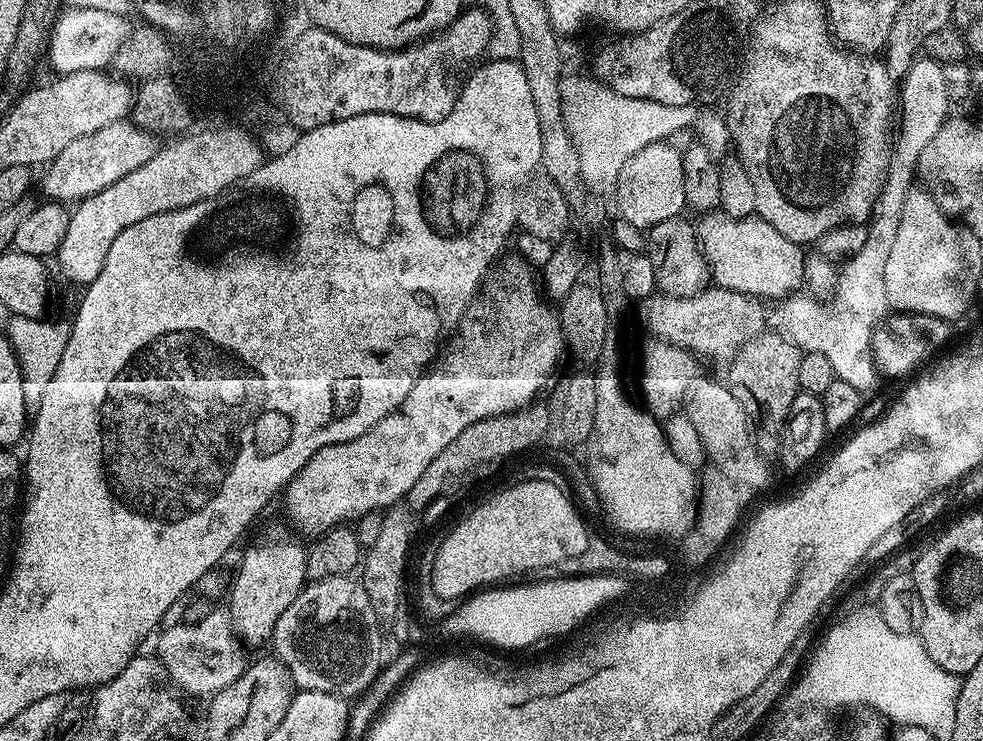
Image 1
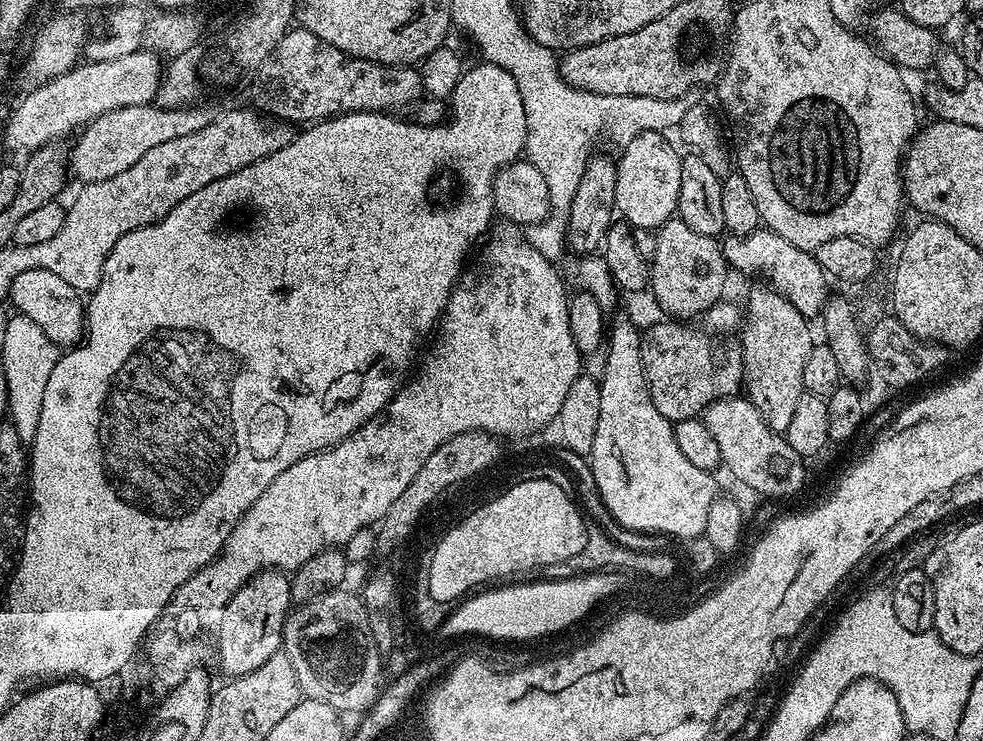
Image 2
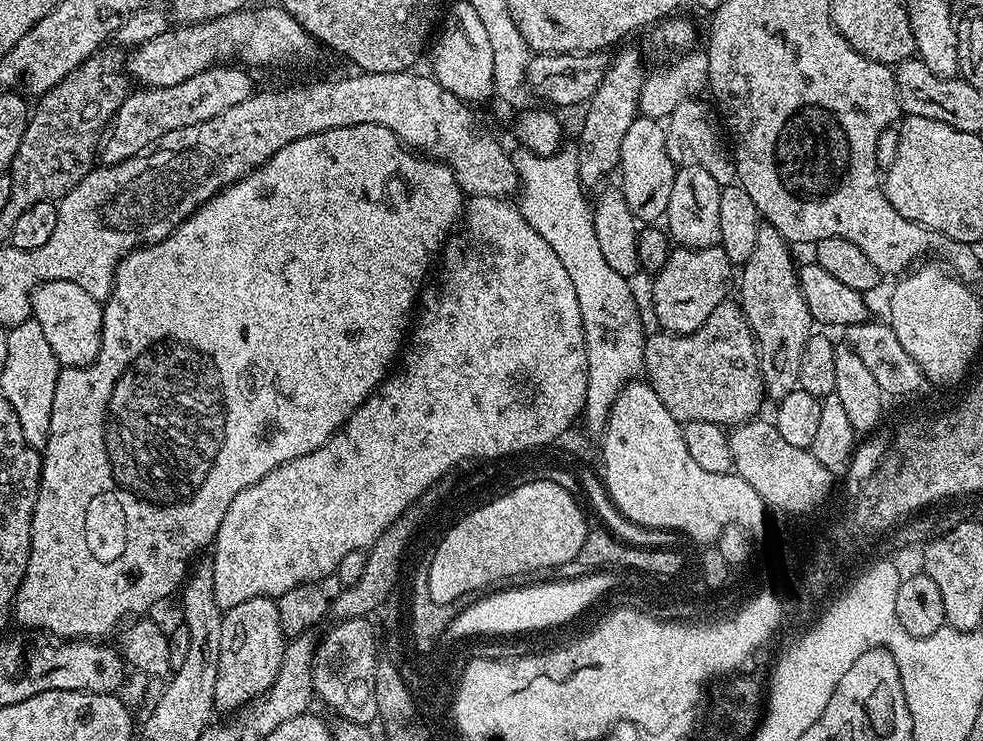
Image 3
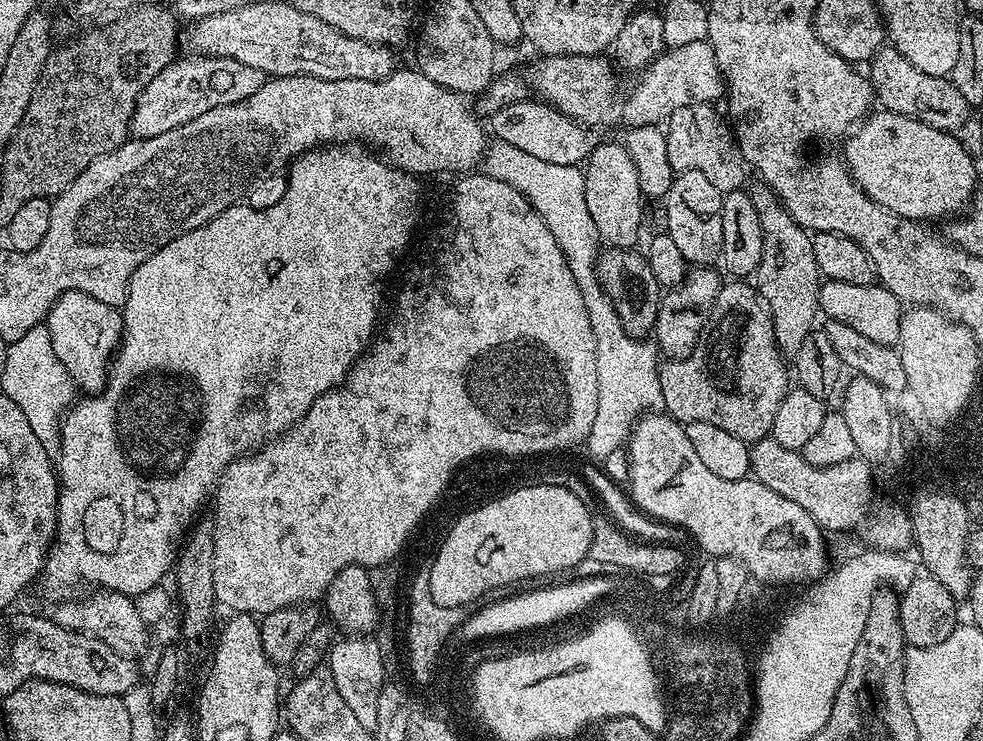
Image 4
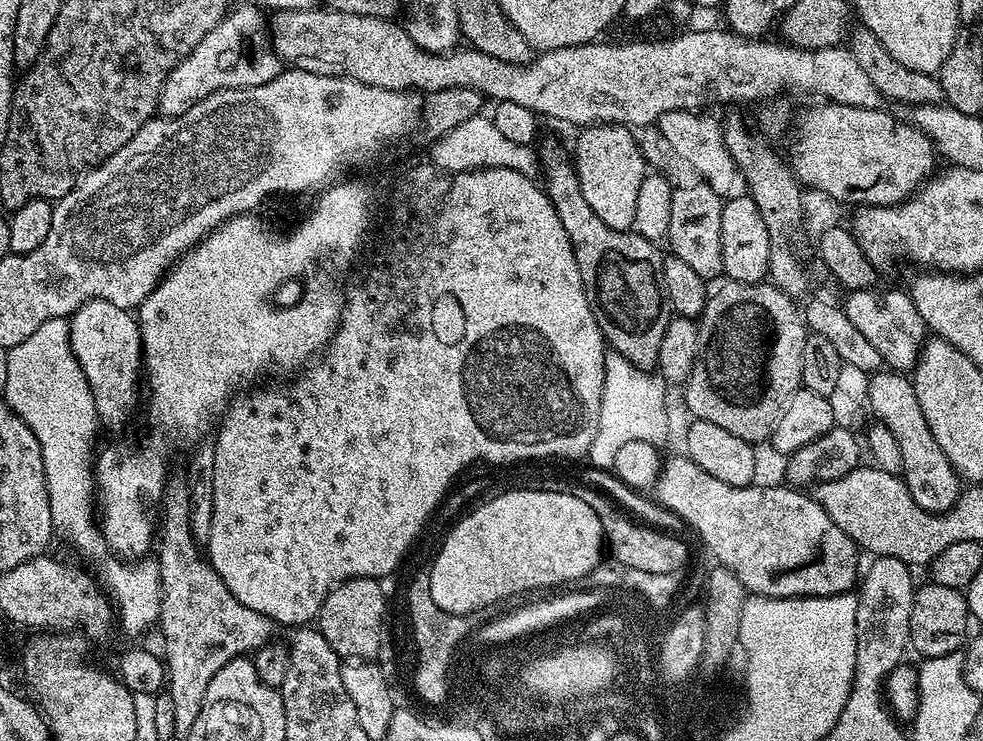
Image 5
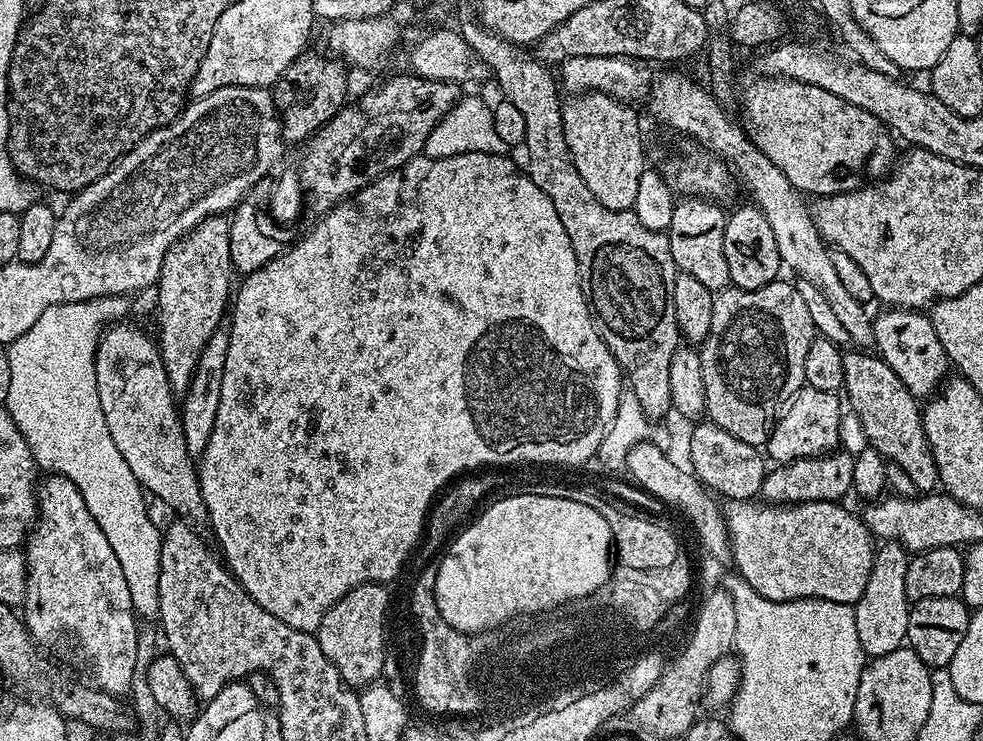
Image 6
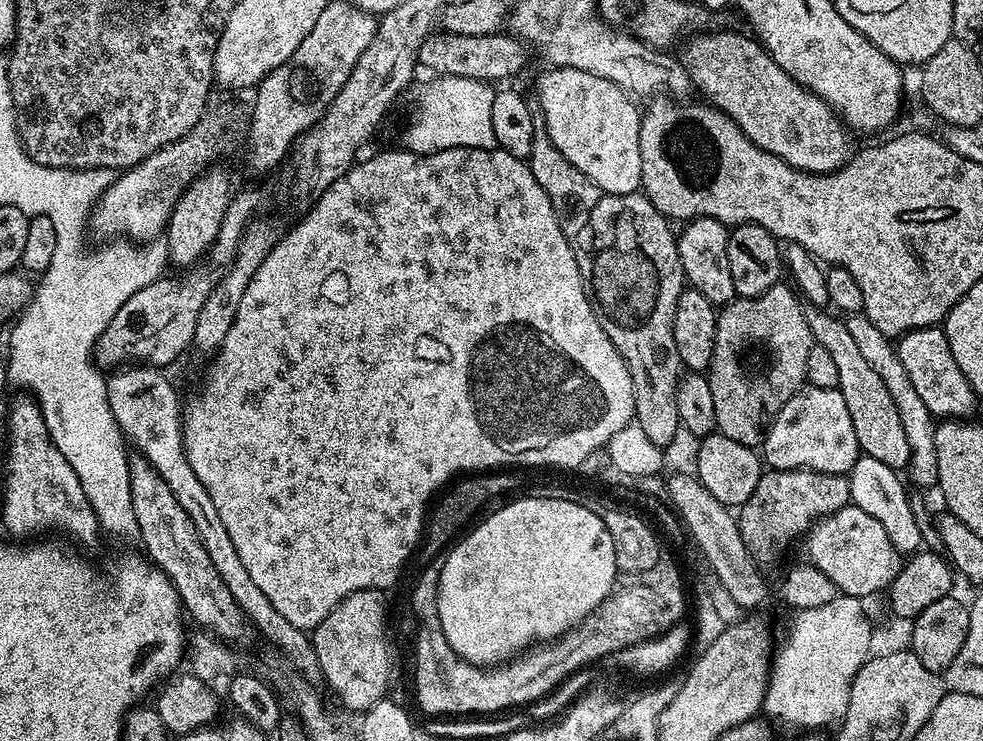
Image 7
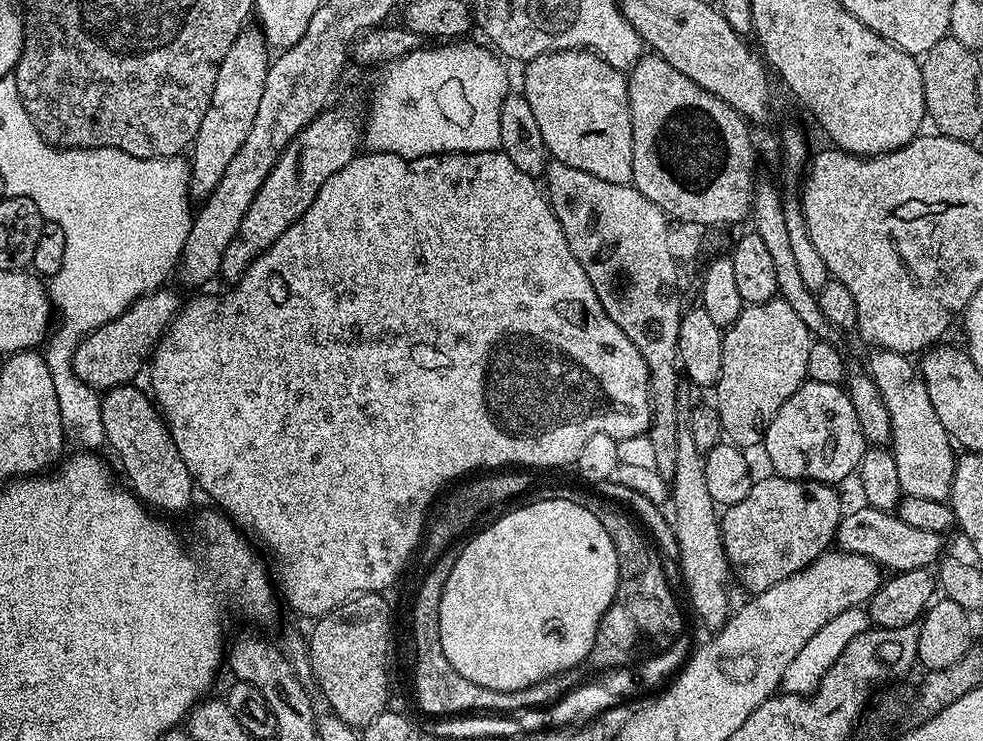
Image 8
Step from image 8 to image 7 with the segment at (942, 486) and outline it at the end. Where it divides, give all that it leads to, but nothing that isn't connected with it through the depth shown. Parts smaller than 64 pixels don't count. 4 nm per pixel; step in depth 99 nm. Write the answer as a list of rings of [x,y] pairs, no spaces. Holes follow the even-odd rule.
[[[863,314],[850,316],[844,320],[846,330],[854,337],[854,342],[858,346],[859,352],[866,357],[866,363],[878,373],[878,378],[882,378],[886,390],[890,390],[890,398],[894,398],[894,406],[898,406],[898,418],[902,418],[902,428],[906,430],[906,442],[910,442],[910,462],[906,469],[906,476],[909,481],[913,480],[915,487],[920,490],[927,490],[933,487],[938,478],[938,462],[936,461],[936,443],[934,434],[936,433],[937,421],[930,410],[926,410],[926,402],[922,402],[914,391],[914,386],[910,383],[910,378],[906,375],[906,366],[902,366],[902,360],[896,353],[896,345],[870,318]]]

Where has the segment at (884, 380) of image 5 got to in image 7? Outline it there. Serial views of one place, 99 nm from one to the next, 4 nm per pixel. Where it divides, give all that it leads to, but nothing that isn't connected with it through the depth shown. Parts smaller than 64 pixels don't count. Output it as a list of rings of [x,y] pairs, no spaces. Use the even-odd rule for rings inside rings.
[[[811,306],[805,307],[804,313],[806,314],[806,326],[810,326],[810,334],[814,343],[823,346],[836,363],[838,388],[842,398],[846,398],[846,410],[850,410],[850,422],[854,422],[854,434],[858,438],[861,453],[870,458],[878,458],[879,461],[894,469],[907,469],[910,462],[910,442],[906,442],[906,430],[902,428],[902,418],[898,418],[898,406],[894,406],[894,398],[890,398],[890,390],[886,390],[882,378],[878,378],[878,373],[866,363],[866,357],[859,352],[850,330],[846,330],[844,320],[831,311]]]

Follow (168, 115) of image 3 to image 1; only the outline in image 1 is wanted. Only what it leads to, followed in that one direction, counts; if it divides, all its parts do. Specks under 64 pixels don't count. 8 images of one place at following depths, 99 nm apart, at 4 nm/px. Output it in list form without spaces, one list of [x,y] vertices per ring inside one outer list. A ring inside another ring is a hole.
[[[127,119],[114,122],[110,126],[102,126],[102,130],[94,130],[94,134],[86,134],[86,138],[78,138],[78,142],[70,142],[58,158],[43,169],[44,177],[39,177],[38,188],[45,192],[52,202],[79,202],[88,196],[98,194],[98,190],[106,190],[106,186],[114,186],[118,178],[126,178],[130,170],[138,170],[142,162],[150,162],[156,156],[158,140],[155,135],[141,131]]]

